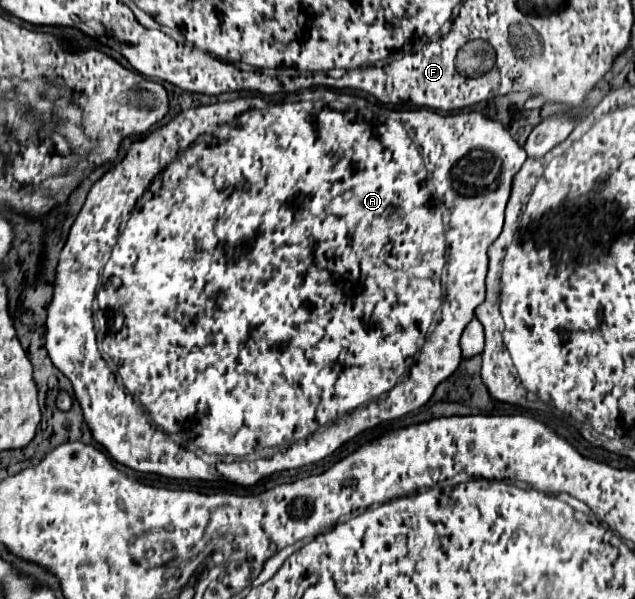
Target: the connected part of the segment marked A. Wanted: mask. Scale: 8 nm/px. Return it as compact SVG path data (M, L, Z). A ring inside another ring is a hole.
M313 89L313 91L307 91L307 93L313 95L313 97L317 97L317 99L311 99L309 97L309 101L303 99L303 101L283 101L283 103L271 103L271 105L268 105L266 98L254 96L238 98L235 101L218 101L211 105L203 105L203 107L193 107L193 109L181 111L167 125L161 125L153 133L145 135L143 139L133 141L131 147L127 149L125 157L113 169L109 169L99 181L95 181L95 185L91 187L91 191L87 195L87 201L85 201L81 213L77 215L77 219L75 219L75 223L73 223L73 227L69 231L67 243L65 243L65 247L61 251L61 257L59 257L57 281L55 281L55 295L53 295L53 301L49 305L49 313L47 313L47 351L49 351L49 357L51 357L53 365L71 381L75 399L79 401L79 407L83 411L85 425L89 427L93 439L99 445L103 445L107 449L107 453L117 463L121 463L125 467L131 467L135 471L157 473L157 475L163 475L163 477L169 477L169 479L187 479L187 481L189 479L203 479L203 481L225 479L225 481L231 481L231 483L239 483L243 487L251 487L257 481L261 481L263 477L269 477L269 475L273 475L277 471L299 469L299 467L317 463L317 461L325 459L327 455L331 455L335 449L339 449L343 443L347 443L353 437L357 437L359 433L363 433L367 429L373 429L373 427L377 427L381 423L395 421L395 419L399 419L399 417L403 417L403 415L407 415L407 413L423 407L431 399L435 387L441 381L445 381L447 377L451 377L455 373L455 369L459 367L459 363L461 363L459 339L461 339L461 333L467 327L467 323L473 319L475 307L485 301L485 275L487 275L487 263L489 263L489 259L487 259L487 247L501 233L501 227L503 227L503 211L505 211L505 205L507 205L509 195L511 195L513 177L515 177L515 173L521 169L521 165L527 159L525 149L511 137L511 133L499 121L493 121L493 119L489 119L489 117L485 117L481 113L475 113L475 111L450 115L426 108L418 108L411 111L393 111L393 109L387 109L385 105L381 105L375 97L351 97L351 99L343 99L341 101L341 93L333 93L329 89ZM473 149L485 149L485 151L491 151L491 153L499 153L499 157L503 157L503 169L505 171L501 171L499 185L493 191L477 191L475 187L471 187L471 189L465 191L465 185L463 185L465 179L461 179L461 169L457 171L457 165L459 165L459 157L465 157ZM93 299L97 301L97 307L95 307L95 325L93 325ZM439 309L441 309L441 319L435 325L435 329L429 331L429 327L431 327L431 323L435 319L435 313ZM263 449L273 449L273 455L271 457L259 457L259 455L255 455L257 451L263 451ZM225 457L235 457L235 461L227 463Z

